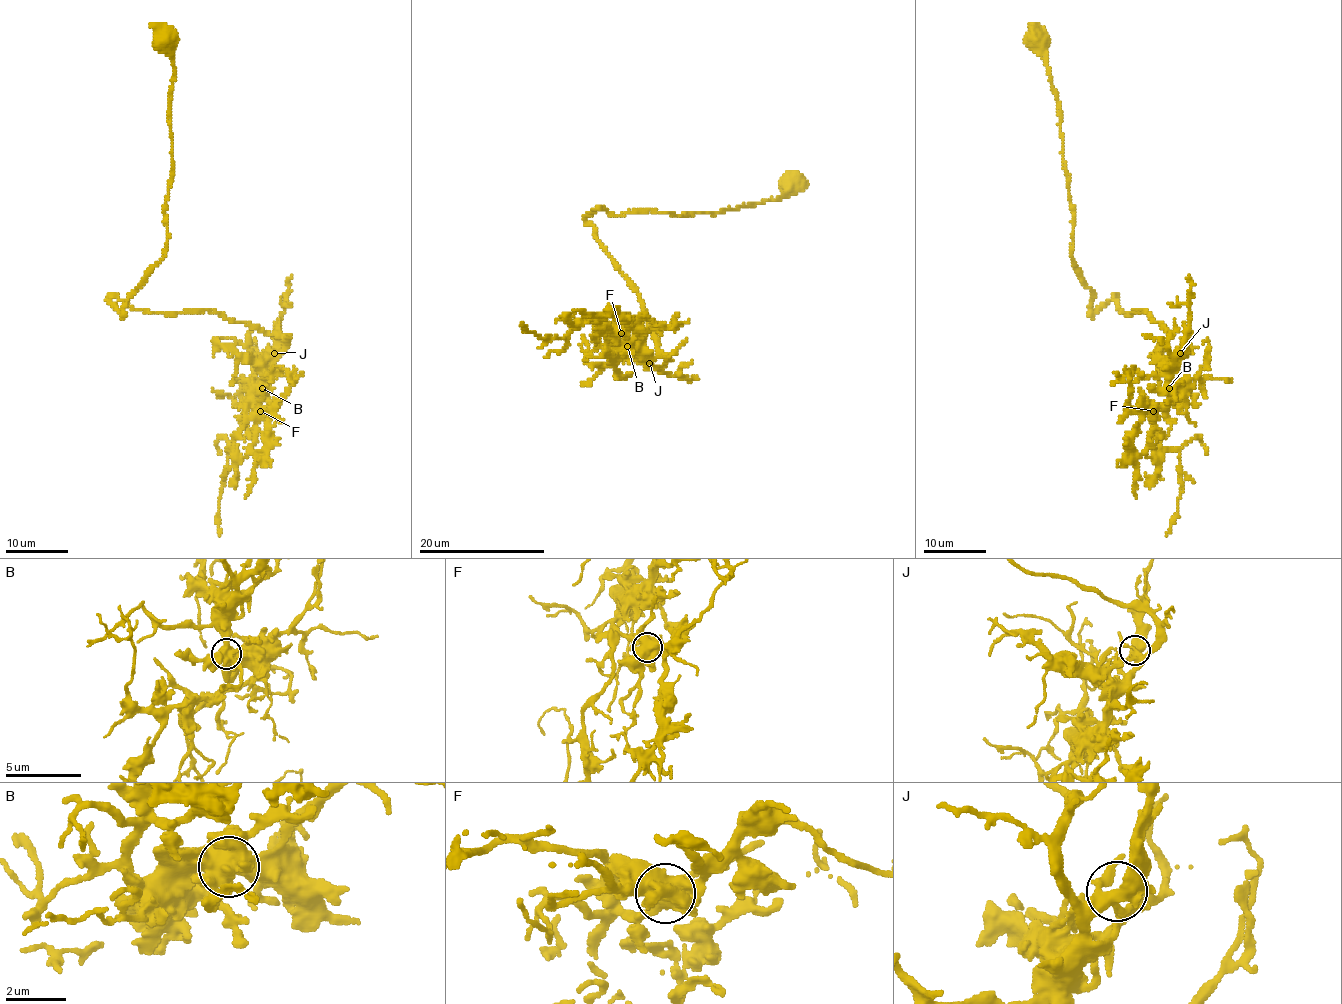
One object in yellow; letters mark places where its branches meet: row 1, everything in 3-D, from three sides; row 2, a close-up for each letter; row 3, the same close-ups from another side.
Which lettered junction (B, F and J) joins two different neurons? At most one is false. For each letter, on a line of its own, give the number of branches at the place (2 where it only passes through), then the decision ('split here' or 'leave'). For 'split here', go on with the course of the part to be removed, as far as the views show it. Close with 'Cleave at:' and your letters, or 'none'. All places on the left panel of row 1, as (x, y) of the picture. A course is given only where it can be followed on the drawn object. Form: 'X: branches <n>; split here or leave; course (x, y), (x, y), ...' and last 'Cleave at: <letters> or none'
B: branches 7; leave
F: branches 4; leave
J: branches 5; leave
Cleave at: none

